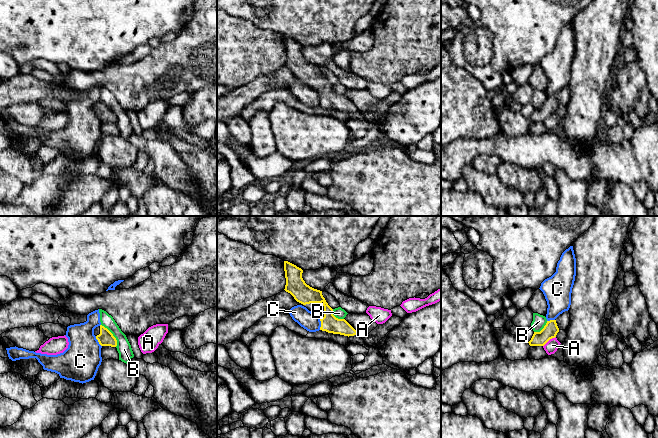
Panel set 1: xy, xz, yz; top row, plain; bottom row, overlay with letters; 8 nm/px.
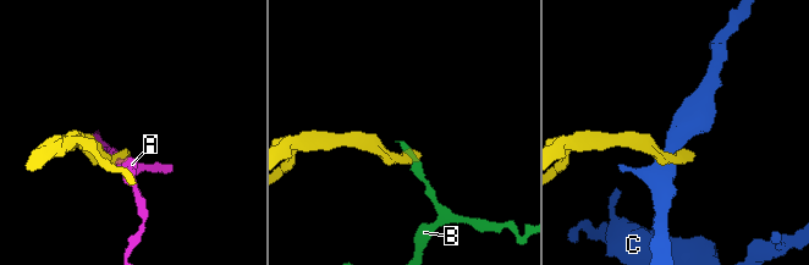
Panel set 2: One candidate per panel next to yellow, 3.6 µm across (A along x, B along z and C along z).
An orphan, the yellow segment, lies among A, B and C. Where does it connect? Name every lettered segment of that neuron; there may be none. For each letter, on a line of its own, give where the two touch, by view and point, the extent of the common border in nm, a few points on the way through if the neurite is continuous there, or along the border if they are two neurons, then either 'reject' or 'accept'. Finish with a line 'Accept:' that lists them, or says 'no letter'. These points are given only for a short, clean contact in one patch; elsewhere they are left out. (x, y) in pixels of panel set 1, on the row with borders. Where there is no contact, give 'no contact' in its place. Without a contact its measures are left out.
A: meets yellow in yz at (549, 339); contact 130 nm long; border along yz (555, 336), (543, 346); reject
B: meets yellow in xy at (112, 335); contact 220 nm long; border along xy (101, 324), (115, 338), (116, 346); reject
C: meets yellow in xz at (321, 324); contact 100 nm long; border along xz (319, 318), (320, 329); reject
Accept: no letter

